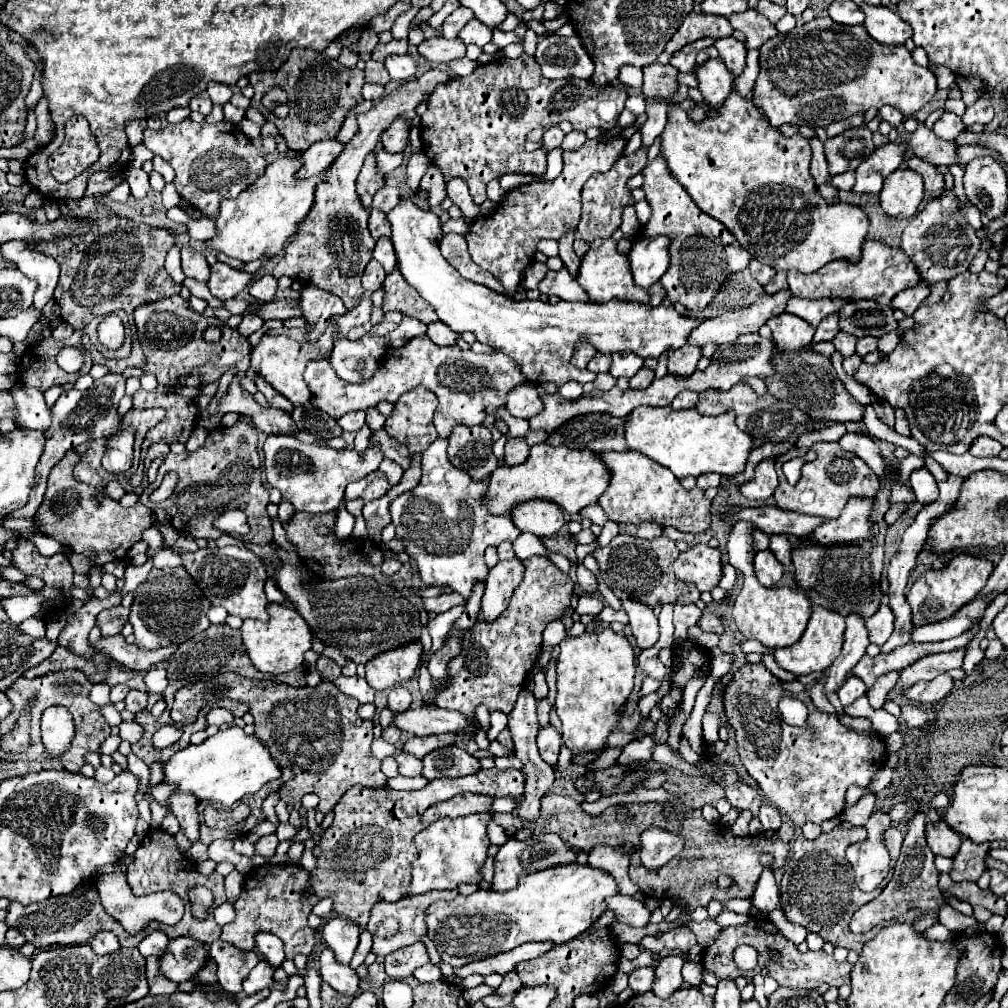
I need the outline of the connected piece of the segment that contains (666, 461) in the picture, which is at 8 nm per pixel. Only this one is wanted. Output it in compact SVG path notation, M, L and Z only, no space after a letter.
M637 408L627 416L625 426L627 446L669 468L677 478L701 476L717 472L721 476L735 476L745 470L749 452L755 448L753 436L739 430L735 424L735 412L717 416L703 416L693 410L669 408Z

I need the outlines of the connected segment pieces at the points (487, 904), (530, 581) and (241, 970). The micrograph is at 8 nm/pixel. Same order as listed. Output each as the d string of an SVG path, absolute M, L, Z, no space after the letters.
M579 862L553 866L521 876L519 886L507 892L477 890L469 896L459 894L449 902L433 902L425 910L427 936L435 942L441 960L451 966L465 966L475 960L509 952L525 942L549 940L565 944L591 928L595 922L593 910L599 910L601 916L607 910L605 898L615 894L619 894L615 878L601 868L583 866Z
M529 556L523 560L523 566L525 574L511 596L509 608L493 624L473 626L473 634L463 642L463 652L451 660L449 688L437 694L439 708L455 710L469 718L475 716L475 708L481 704L491 712L499 710L509 714L513 710L513 704L539 656L545 626L561 618L571 606L575 588L573 580L545 556Z
M215 940L209 946L209 955L217 963L217 976L219 976L219 984L225 986L225 990L229 994L239 994L241 982L243 978L251 972L253 966L257 966L259 958L253 950L245 952L229 942L223 940Z

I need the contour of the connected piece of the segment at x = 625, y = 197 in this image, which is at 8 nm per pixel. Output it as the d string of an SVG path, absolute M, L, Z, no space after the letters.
M639 148L637 152L633 152L629 156L621 156L609 172L591 176L585 182L583 192L581 192L583 210L581 210L581 220L579 220L579 226L577 226L577 232L579 232L581 240L591 244L595 238L611 238L611 234L621 226L623 208L635 204L635 200L631 196L631 190L627 186L627 180L633 178L635 174L639 174L645 166L647 166L647 148Z

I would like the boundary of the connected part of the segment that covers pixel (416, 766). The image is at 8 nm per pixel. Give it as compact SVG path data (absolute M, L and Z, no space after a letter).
M399 752L397 756L395 756L395 760L397 760L397 766L399 766L399 774L401 776L409 776L409 778L413 778L413 776L421 776L421 760L419 758L415 758L415 756L411 756L411 754L405 754L405 752Z

